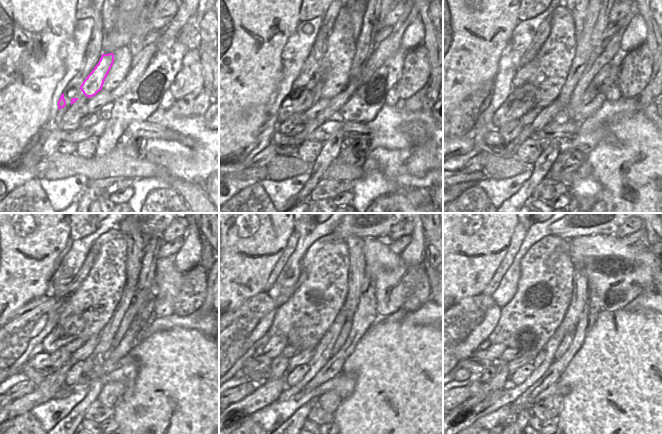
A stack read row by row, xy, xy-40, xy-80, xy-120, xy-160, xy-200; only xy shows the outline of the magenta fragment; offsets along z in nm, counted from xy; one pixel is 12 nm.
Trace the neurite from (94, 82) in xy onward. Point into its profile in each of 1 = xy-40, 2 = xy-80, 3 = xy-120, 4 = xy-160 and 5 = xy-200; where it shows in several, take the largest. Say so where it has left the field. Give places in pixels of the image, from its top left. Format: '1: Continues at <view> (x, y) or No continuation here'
1: Continues at xy-40 (288, 107)
2: Continues at xy-80 (512, 109)
3: Continues at xy-120 (58, 337)
4: Continues at xy-160 (275, 344)
5: Continues at xy-200 (494, 351)

